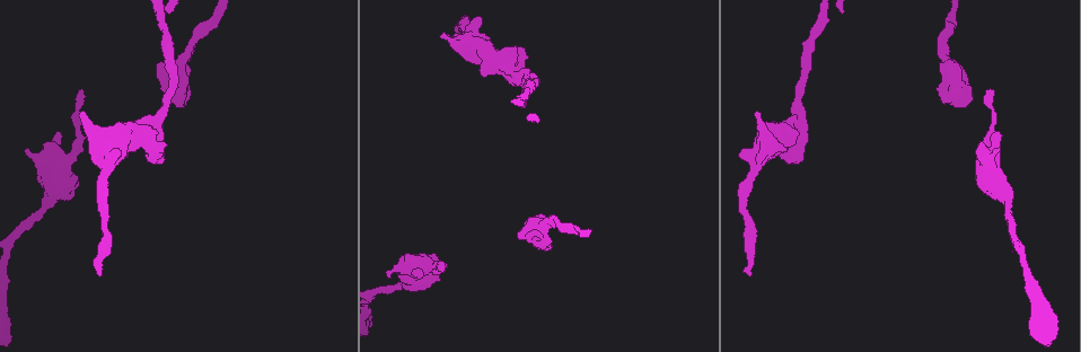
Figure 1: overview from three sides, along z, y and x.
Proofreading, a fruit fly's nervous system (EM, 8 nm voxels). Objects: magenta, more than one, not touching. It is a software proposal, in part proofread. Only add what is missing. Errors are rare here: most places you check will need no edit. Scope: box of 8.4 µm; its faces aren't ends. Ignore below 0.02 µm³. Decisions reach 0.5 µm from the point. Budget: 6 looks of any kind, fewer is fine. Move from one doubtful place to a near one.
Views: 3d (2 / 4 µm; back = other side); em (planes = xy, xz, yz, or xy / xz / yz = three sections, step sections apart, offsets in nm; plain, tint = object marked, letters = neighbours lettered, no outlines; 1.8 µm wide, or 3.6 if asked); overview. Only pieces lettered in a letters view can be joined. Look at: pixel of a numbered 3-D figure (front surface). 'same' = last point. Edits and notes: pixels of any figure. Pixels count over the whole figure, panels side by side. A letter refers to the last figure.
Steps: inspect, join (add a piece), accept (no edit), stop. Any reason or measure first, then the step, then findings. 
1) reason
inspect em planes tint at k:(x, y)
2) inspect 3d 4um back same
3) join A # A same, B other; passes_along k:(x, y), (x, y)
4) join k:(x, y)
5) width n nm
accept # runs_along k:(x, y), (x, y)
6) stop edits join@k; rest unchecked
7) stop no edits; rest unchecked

thin end
inspect em yz step 4 letters at 1:(442, 263)

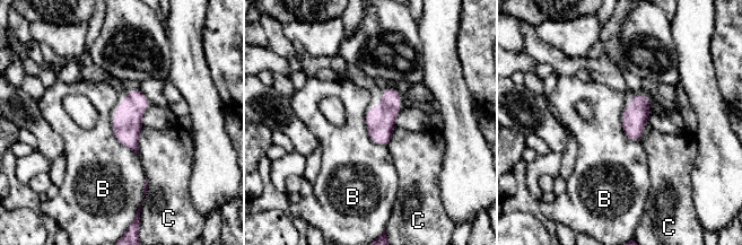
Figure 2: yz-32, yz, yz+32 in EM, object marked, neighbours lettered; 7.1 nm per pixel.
accept # B other, C other; border 2:(646, 120), (637, 139), (625, 136); no lettered piece goes on from it

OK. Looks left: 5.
branch stops here
inspect em xz step 4 letters at 1:(188, 93)

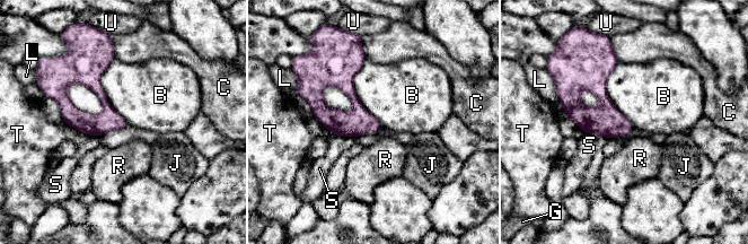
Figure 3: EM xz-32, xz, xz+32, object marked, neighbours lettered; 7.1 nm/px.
accept # B other, C other, G other, J other, L other, R other, S other, T other, U other; runs_along 3:(361, 59), (349, 71), (354, 112), (335, 131); none of them fits

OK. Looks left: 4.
an open end
inspect em planes letters at 1:(388, 278)

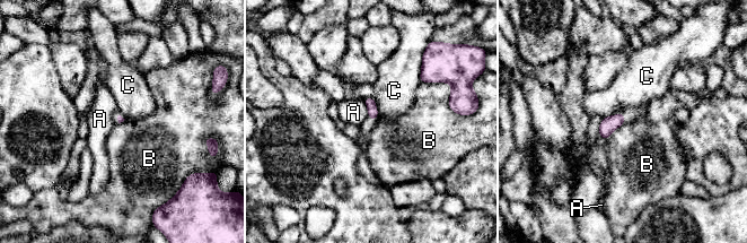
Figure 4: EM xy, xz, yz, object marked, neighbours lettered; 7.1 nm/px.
accept # A other, B other, C other; border 4:(420, 81), (440, 83); none of them fits

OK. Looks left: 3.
stop no edits; rest unchecked

